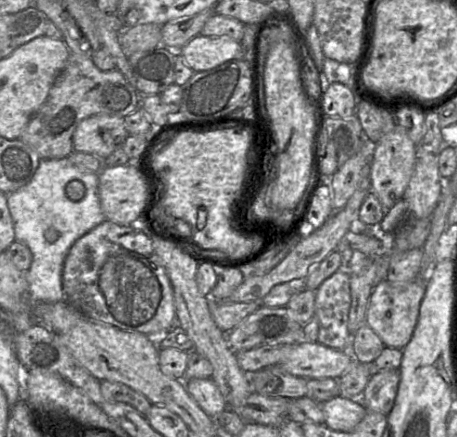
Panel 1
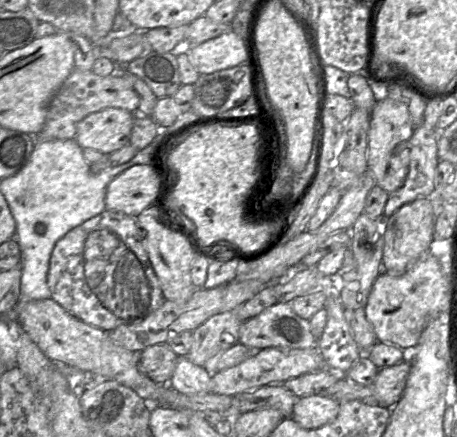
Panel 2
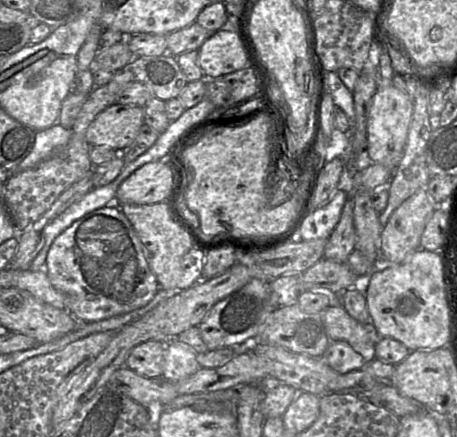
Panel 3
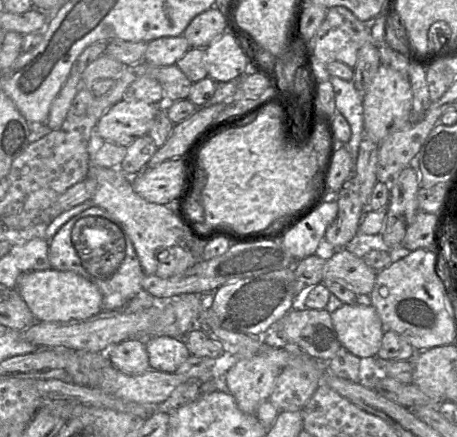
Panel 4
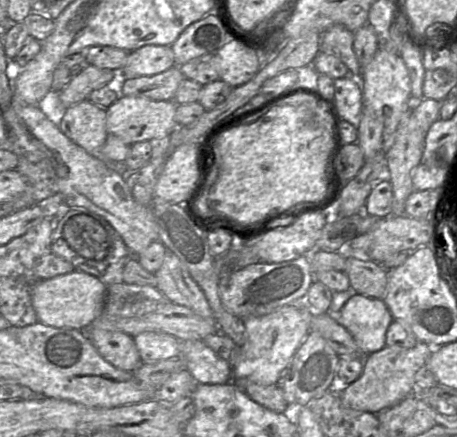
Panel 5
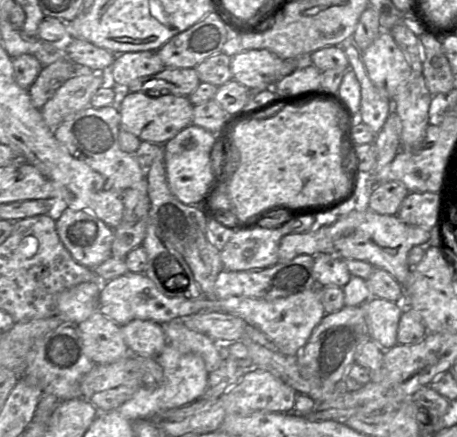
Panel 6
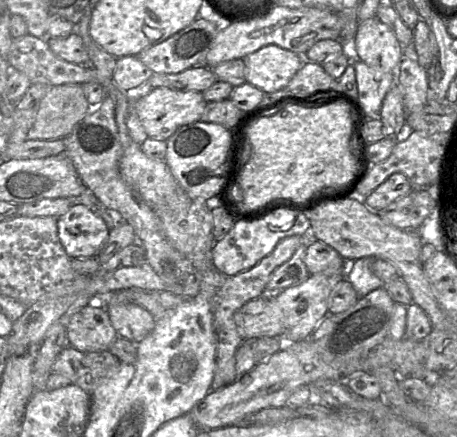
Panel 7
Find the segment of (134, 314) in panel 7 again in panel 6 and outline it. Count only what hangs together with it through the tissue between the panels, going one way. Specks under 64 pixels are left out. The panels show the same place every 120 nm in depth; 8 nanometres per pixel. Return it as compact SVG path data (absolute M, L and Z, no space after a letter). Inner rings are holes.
M135 319L120 325L126 345L132 355L155 357L167 344L161 324Z

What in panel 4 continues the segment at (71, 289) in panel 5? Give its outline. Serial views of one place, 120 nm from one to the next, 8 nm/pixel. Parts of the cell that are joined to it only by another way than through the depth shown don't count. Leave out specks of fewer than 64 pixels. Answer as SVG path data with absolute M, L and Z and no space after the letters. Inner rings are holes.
M51 268L26 272L18 276L15 287L28 305L36 322L84 320L103 311L103 296L99 288L72 271L59 271Z

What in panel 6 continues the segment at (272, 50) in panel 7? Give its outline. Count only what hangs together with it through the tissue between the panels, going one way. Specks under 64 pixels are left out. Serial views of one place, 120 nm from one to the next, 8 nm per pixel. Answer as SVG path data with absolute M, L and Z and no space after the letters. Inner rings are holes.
M266 49L244 50L231 57L233 80L250 91L262 91L280 79L283 59Z

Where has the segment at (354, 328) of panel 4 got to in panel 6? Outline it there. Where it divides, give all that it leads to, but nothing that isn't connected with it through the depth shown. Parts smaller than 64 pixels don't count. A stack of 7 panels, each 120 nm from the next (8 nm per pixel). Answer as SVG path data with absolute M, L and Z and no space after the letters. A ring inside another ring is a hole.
M375 297L369 298L361 306L366 315L371 340L383 351L396 346L398 323L404 311L403 306Z

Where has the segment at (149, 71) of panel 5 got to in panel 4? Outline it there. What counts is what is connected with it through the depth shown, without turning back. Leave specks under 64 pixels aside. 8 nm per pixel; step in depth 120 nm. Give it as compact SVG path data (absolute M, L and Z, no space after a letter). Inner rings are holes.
M183 35L158 38L148 42L144 61L155 66L175 65L190 49Z

